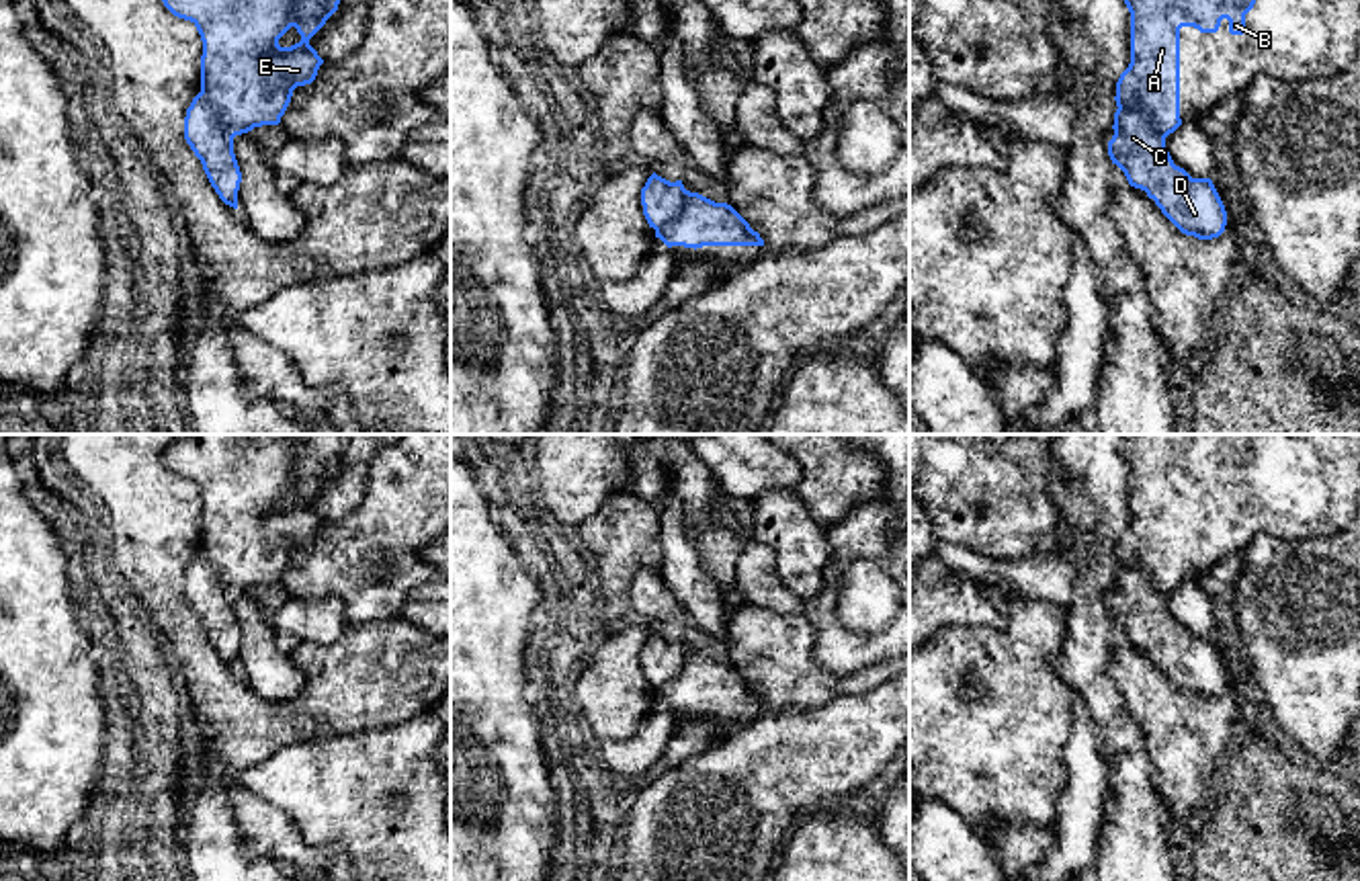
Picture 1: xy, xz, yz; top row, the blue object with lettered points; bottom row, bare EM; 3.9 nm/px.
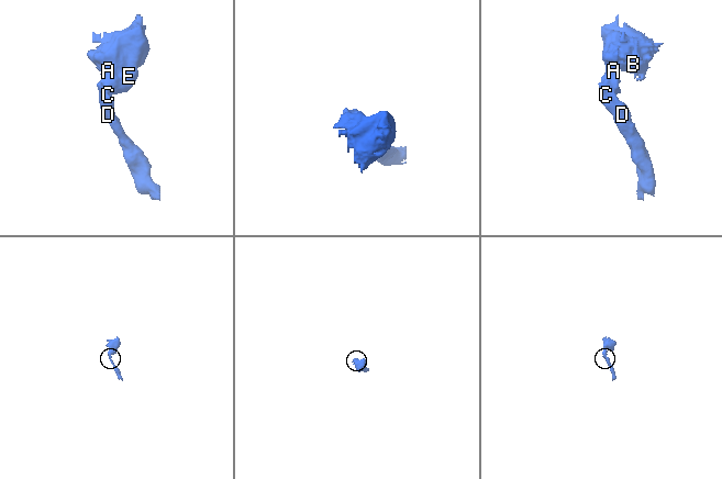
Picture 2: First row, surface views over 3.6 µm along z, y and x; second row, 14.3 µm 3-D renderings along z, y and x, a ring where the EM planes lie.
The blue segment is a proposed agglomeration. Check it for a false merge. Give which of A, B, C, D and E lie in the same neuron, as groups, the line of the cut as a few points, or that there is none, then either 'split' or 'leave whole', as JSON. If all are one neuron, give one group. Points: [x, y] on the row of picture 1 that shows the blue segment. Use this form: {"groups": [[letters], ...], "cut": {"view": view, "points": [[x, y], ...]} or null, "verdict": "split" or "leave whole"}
{"groups": [["A", "B", "E"], ["C", "D"]], "cut": {"view": "yz", "points": [[1119, 107], [1137, 105], [1166, 136]]}, "verdict": "split"}

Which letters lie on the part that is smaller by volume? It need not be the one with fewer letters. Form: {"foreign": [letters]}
{"foreign": ["C", "D"]}

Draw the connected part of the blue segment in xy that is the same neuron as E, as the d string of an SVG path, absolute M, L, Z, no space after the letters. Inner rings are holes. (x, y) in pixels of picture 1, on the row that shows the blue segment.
M162 0L178 18L190 20L203 41L201 92L217 111L229 135L262 125L279 125L293 90L311 84L324 59L309 39L338 10L340 0ZM295 27L301 41L281 47L279 39Z

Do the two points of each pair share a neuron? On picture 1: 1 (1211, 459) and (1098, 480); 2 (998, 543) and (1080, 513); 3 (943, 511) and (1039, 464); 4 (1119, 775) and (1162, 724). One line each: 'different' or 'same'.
1: different
2: different
3: same
4: different

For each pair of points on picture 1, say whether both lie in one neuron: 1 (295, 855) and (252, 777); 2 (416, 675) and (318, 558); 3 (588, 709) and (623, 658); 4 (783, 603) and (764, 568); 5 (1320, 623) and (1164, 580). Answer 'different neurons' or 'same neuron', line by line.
1: different neurons
2: different neurons
3: same neuron
4: same neuron
5: different neurons

